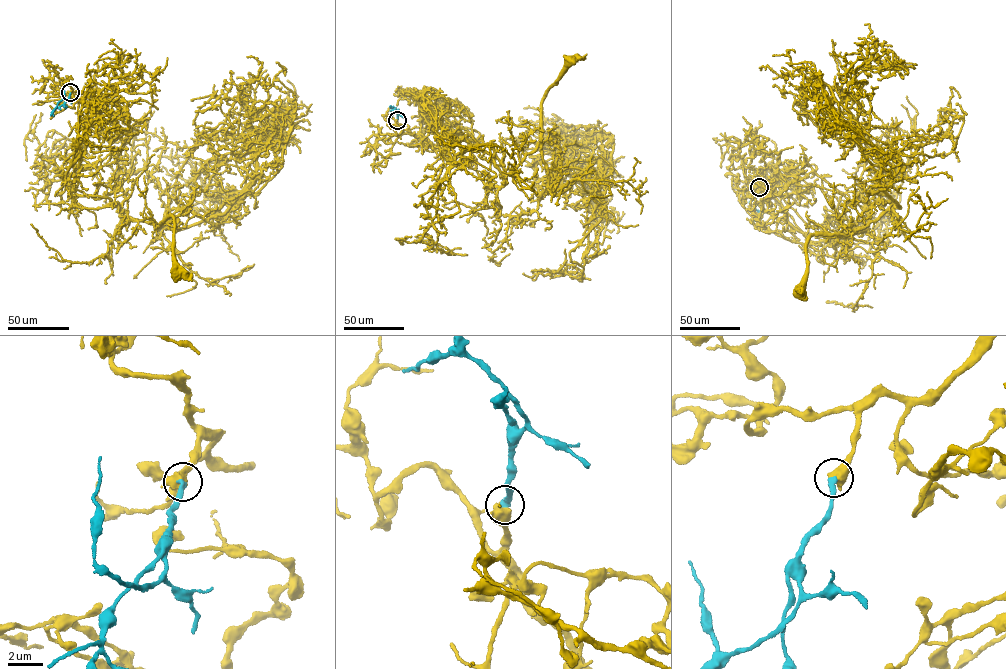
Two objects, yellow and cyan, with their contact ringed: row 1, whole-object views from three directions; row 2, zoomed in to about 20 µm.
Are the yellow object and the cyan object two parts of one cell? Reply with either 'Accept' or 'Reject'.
Accept

